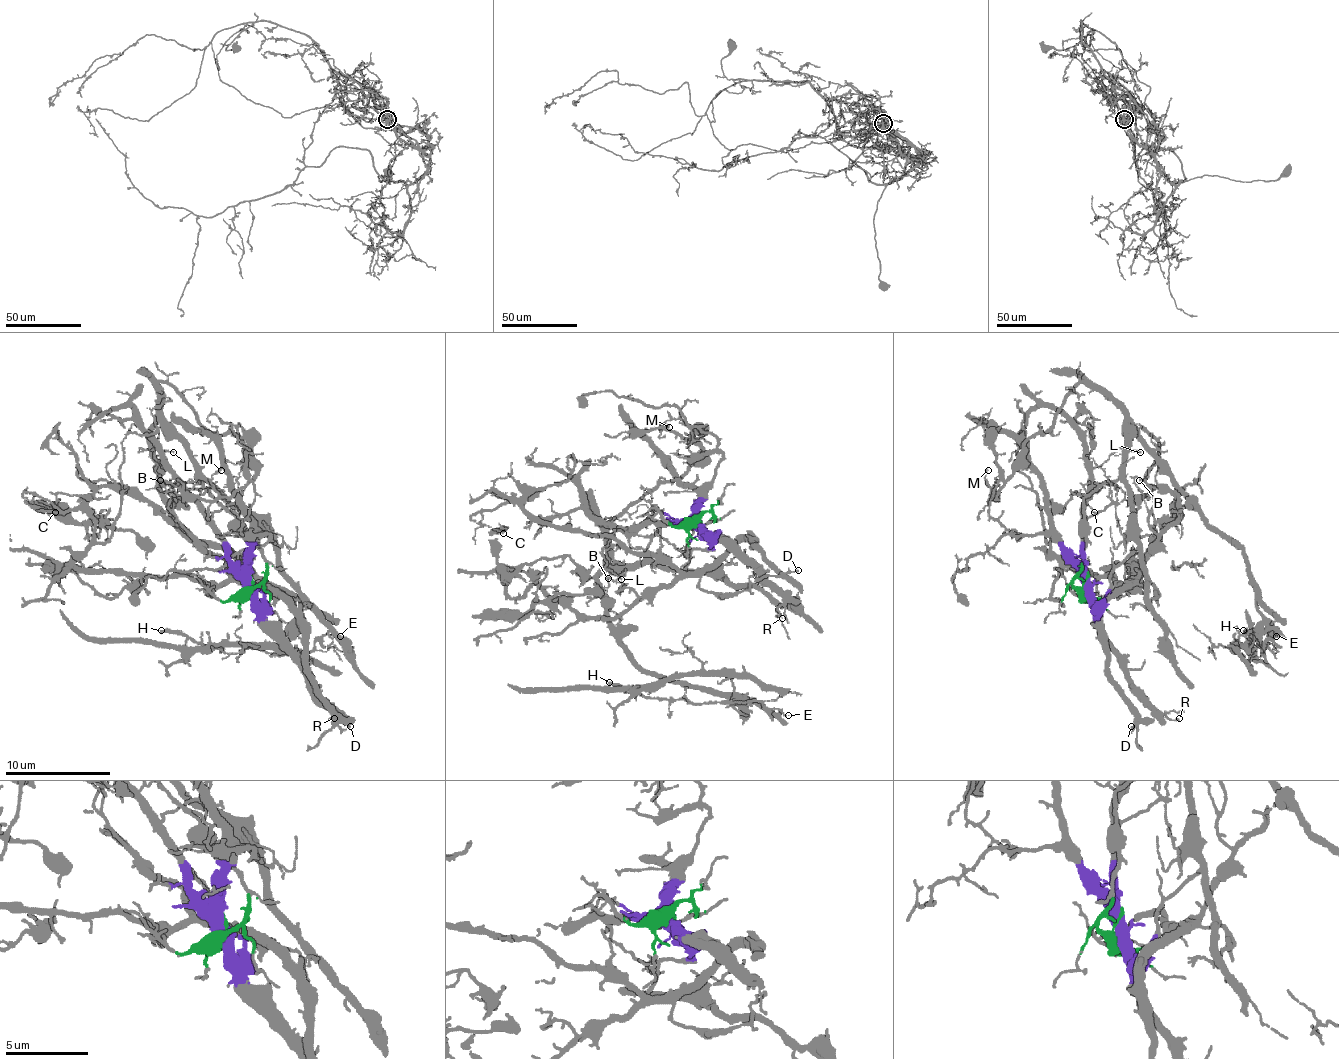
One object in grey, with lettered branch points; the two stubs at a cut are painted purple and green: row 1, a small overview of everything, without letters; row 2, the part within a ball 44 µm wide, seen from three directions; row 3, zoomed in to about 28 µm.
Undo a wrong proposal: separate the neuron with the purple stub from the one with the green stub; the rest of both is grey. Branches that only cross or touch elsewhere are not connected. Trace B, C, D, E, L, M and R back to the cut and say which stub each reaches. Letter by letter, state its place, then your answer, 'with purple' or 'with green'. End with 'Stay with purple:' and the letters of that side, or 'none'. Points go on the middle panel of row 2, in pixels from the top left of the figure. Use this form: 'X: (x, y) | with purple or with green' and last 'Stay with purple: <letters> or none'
B: (608, 578) | with green
C: (503, 533) | with purple
D: (798, 570) | with purple
E: (788, 715) | with green
L: (621, 579) | with purple
M: (669, 427) | with green
R: (782, 618) | with purple
Stay with purple: C, D, L, R

